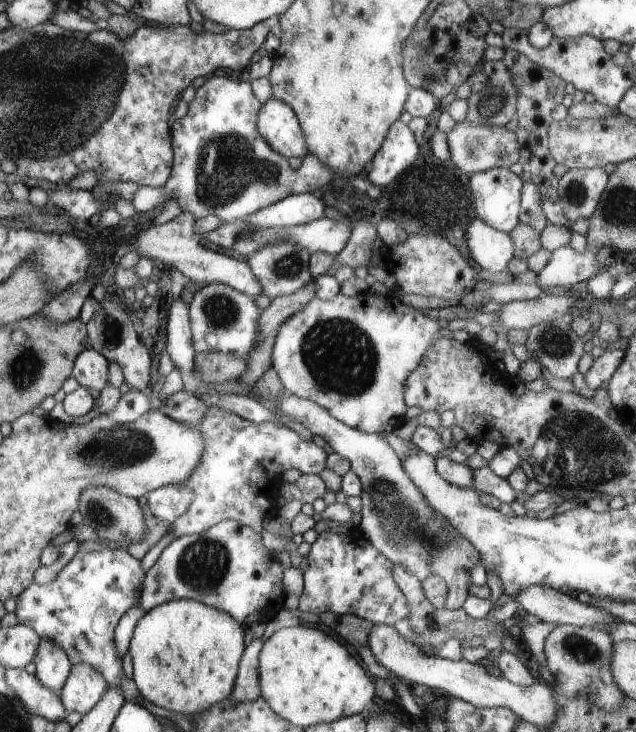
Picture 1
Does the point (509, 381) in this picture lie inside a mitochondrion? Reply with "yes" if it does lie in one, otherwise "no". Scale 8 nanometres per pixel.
no

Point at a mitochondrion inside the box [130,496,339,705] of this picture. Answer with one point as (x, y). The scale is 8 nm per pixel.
(203, 564)

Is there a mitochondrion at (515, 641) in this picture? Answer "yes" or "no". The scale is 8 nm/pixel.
no

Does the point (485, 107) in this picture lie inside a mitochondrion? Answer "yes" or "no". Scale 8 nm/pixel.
yes

